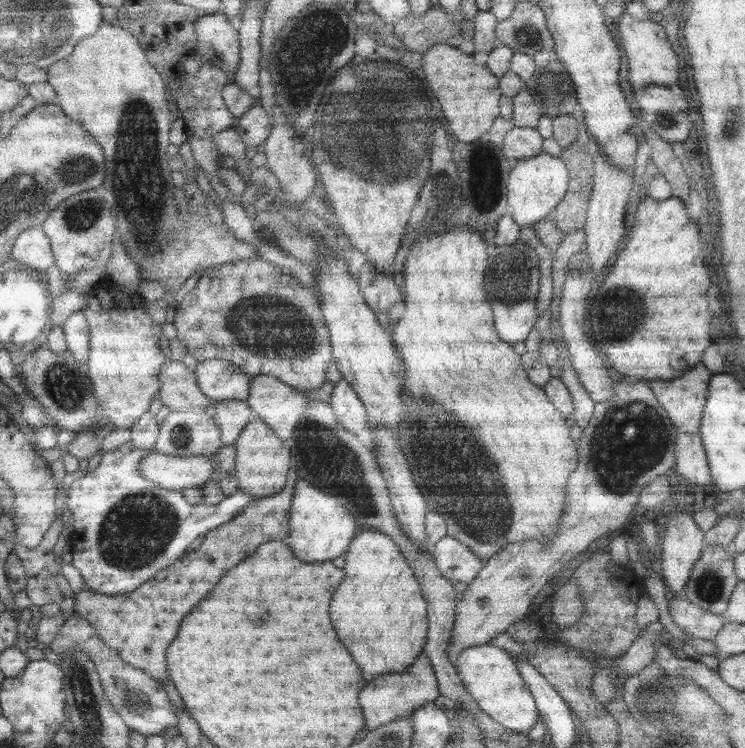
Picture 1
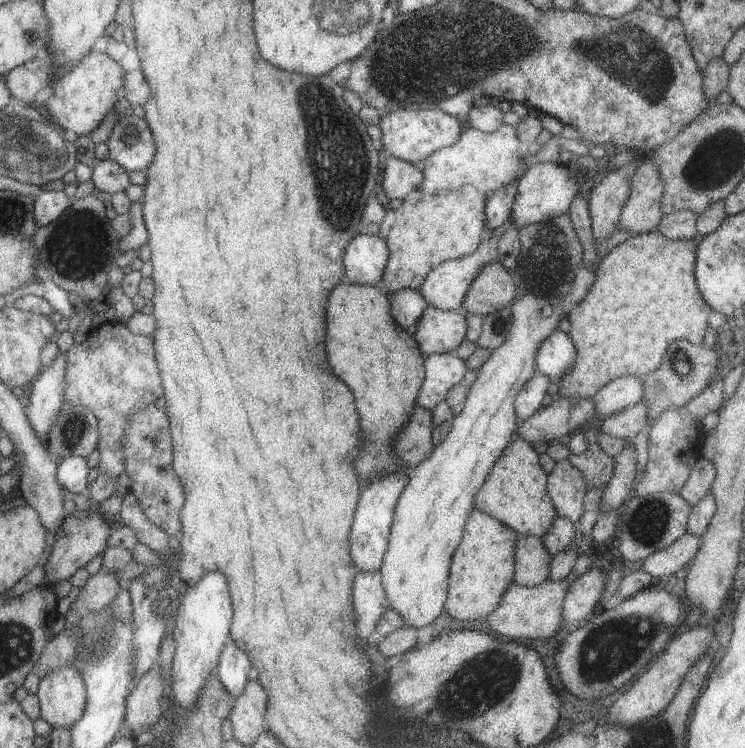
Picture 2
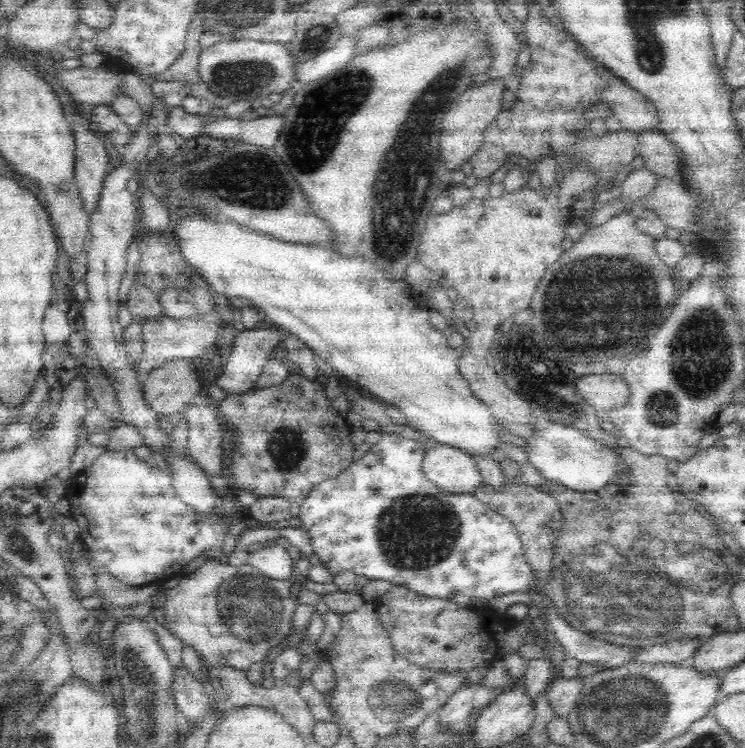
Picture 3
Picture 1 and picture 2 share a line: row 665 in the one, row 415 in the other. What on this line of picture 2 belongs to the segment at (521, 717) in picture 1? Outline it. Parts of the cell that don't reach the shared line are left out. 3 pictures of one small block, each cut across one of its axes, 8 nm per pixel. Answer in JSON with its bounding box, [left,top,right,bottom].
[377,292,563,630]

